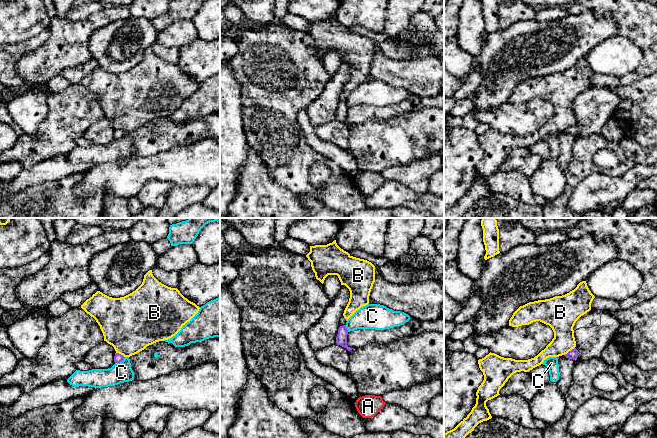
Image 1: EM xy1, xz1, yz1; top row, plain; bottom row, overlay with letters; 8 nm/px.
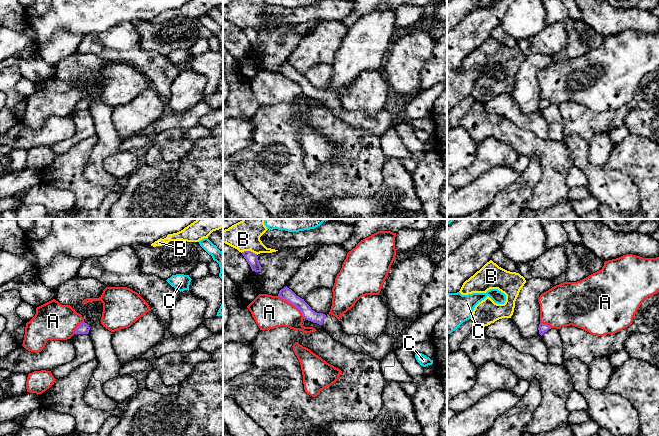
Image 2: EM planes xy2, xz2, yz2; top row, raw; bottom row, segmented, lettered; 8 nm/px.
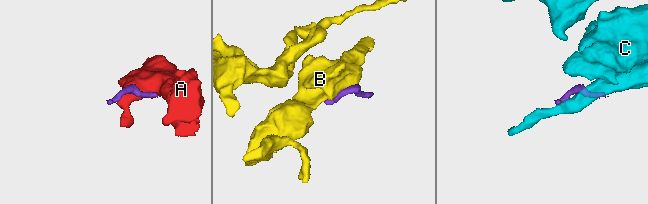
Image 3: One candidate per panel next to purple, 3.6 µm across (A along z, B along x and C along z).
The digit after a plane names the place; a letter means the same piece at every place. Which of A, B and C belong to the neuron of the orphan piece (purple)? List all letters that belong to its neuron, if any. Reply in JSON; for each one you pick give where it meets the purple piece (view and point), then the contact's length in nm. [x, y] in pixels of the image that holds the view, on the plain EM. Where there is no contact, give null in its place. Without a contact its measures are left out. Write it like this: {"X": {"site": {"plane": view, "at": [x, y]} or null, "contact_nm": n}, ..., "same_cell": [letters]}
{"same_cell": []}

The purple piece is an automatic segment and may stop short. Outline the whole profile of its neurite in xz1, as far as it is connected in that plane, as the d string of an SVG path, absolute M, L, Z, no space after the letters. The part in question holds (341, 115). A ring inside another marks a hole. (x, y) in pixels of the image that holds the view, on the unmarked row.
M345 101L340 102L336 113L336 120L346 124L348 127L351 127L353 124L347 121L347 111L348 111L348 106L346 102Z

